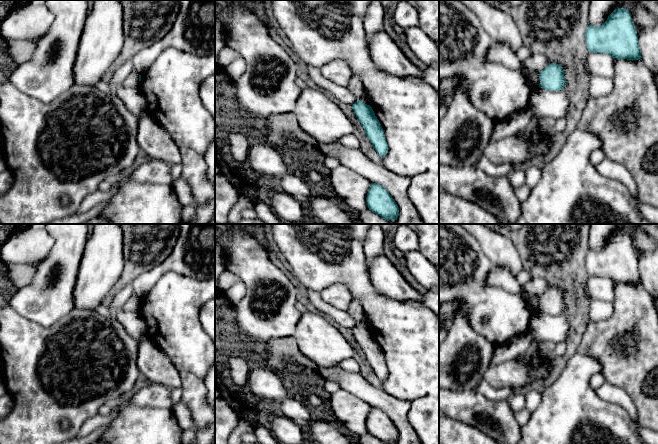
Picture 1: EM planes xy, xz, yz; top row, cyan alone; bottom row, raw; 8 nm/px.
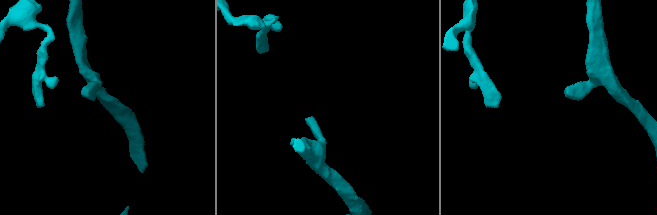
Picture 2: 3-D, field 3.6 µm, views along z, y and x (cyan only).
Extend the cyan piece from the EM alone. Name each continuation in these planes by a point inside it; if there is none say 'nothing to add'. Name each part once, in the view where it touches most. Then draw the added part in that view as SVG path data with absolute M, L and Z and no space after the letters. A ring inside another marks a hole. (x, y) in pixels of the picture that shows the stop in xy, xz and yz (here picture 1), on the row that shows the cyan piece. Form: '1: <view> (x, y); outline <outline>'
1: yz (646, 25); outline M640 2L634 3L632 14L641 59L653 77L658 77L658 20Z

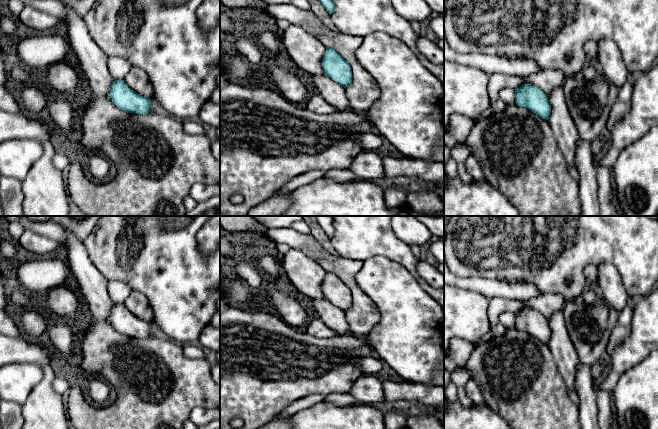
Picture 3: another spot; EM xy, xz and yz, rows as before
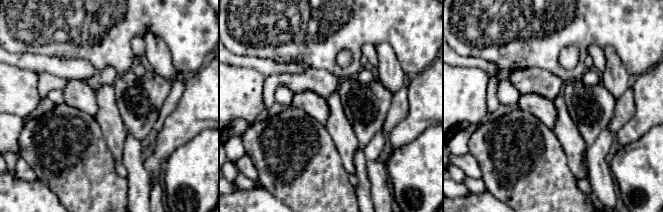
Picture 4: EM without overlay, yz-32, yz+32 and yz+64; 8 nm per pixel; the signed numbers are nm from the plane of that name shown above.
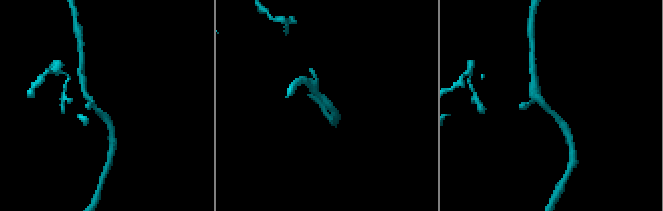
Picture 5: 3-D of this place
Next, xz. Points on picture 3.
1: xz (335, 94); outline M325 75L313 76L313 82L318 94L337 111L350 111L350 103L343 86Z

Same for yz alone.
1: yz (563, 127); outline M556 87L547 97L551 105L548 123L563 152L566 162L576 168L575 152L581 137L568 110L563 87Z

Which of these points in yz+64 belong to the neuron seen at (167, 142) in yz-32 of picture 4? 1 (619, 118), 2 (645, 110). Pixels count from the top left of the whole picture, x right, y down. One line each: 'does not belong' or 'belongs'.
1: does not belong
2: belongs

